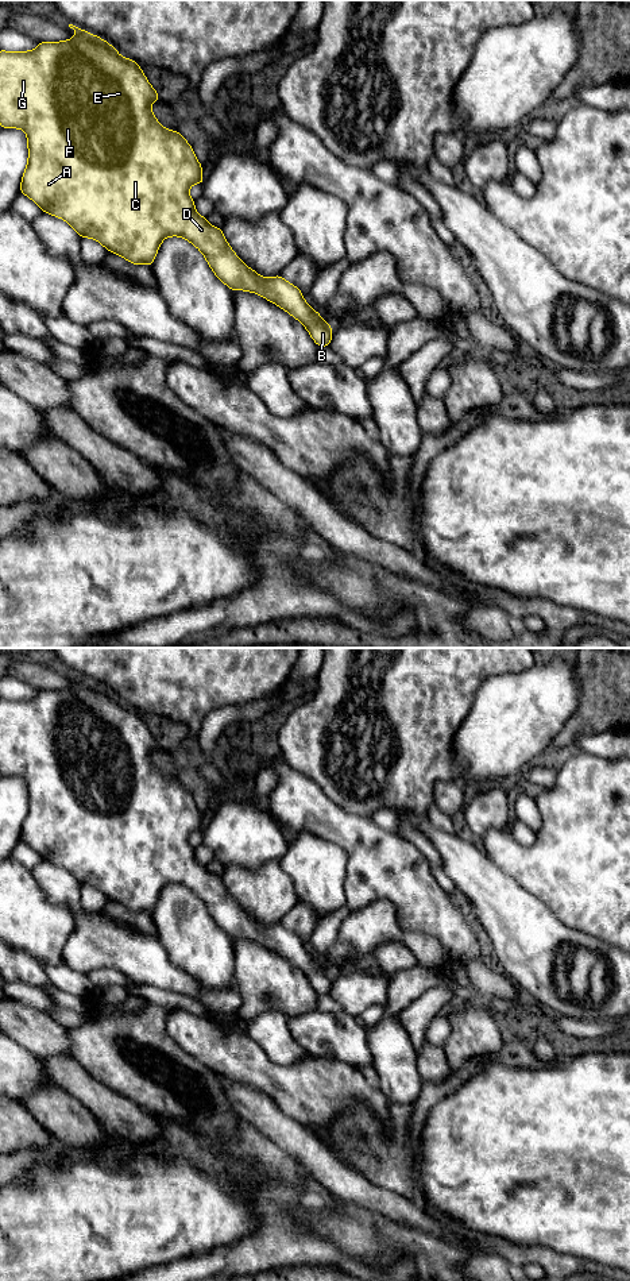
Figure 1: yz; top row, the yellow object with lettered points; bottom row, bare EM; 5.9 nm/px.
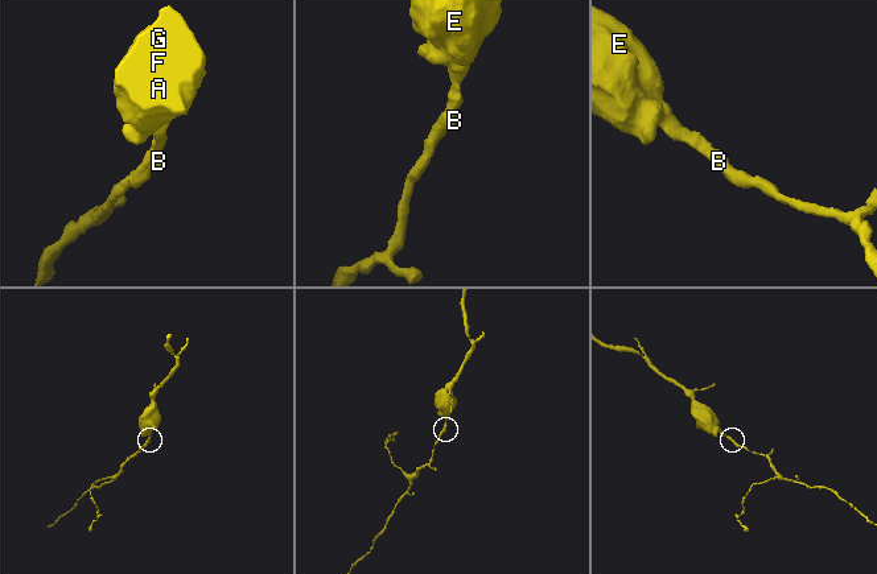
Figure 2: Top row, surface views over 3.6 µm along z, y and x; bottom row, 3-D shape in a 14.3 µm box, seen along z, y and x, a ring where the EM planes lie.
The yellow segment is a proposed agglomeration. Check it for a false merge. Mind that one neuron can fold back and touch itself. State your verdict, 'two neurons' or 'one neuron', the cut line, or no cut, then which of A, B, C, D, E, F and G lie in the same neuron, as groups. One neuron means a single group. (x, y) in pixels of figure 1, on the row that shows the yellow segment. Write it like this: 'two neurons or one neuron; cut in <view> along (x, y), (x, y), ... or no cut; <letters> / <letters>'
one neuron; no cut; A B C D E F G

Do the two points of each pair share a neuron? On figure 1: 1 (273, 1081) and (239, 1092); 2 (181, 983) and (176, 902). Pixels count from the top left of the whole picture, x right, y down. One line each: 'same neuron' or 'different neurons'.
1: different neurons
2: different neurons

